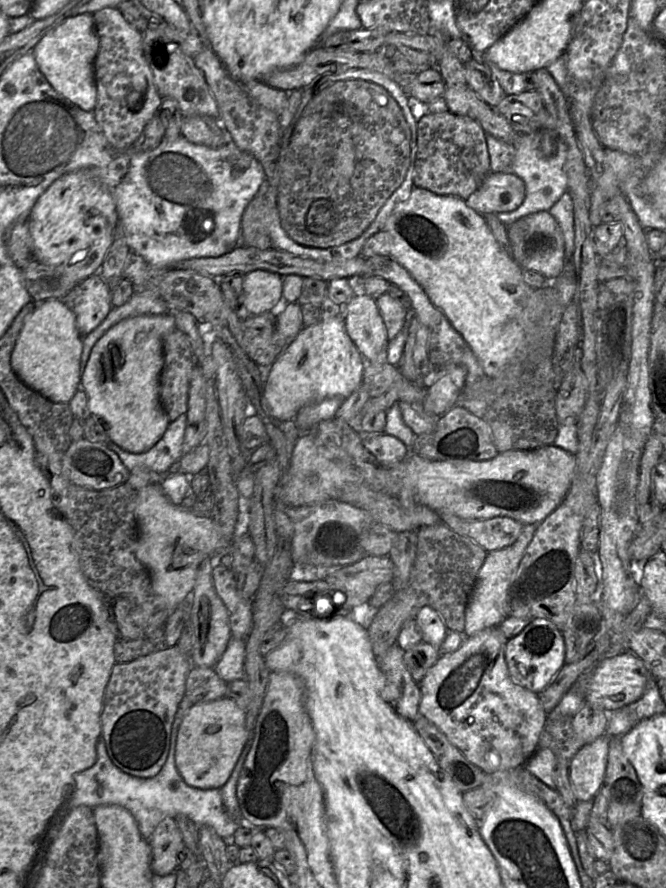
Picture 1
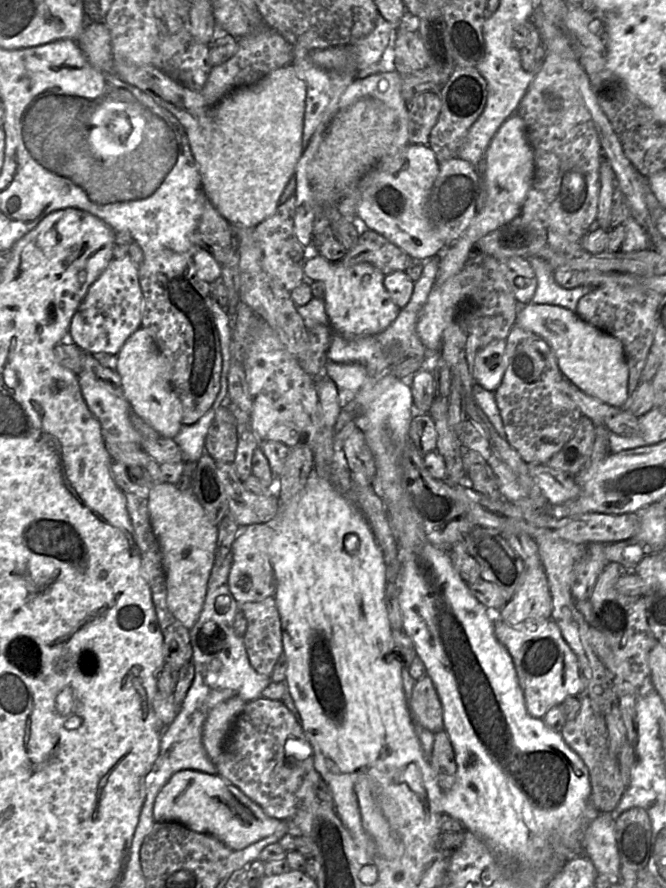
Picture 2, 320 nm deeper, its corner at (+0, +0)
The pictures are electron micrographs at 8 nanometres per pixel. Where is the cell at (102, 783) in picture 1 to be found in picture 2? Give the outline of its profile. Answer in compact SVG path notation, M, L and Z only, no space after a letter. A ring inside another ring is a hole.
M220 549L218 558L214 558L203 608L197 622L190 629L194 678L176 718L163 731L158 757L146 775L146 796L133 836L130 862L127 866L133 864L134 853L140 854L141 845L156 822L153 817L155 798L172 775L184 769L210 775L218 773L202 742L203 726L210 711L233 697L239 697L245 702L263 697L262 692L272 682L271 677L259 674L251 666L243 637L234 629L235 617L240 612L240 603L235 600L228 587L231 564L231 549Z

